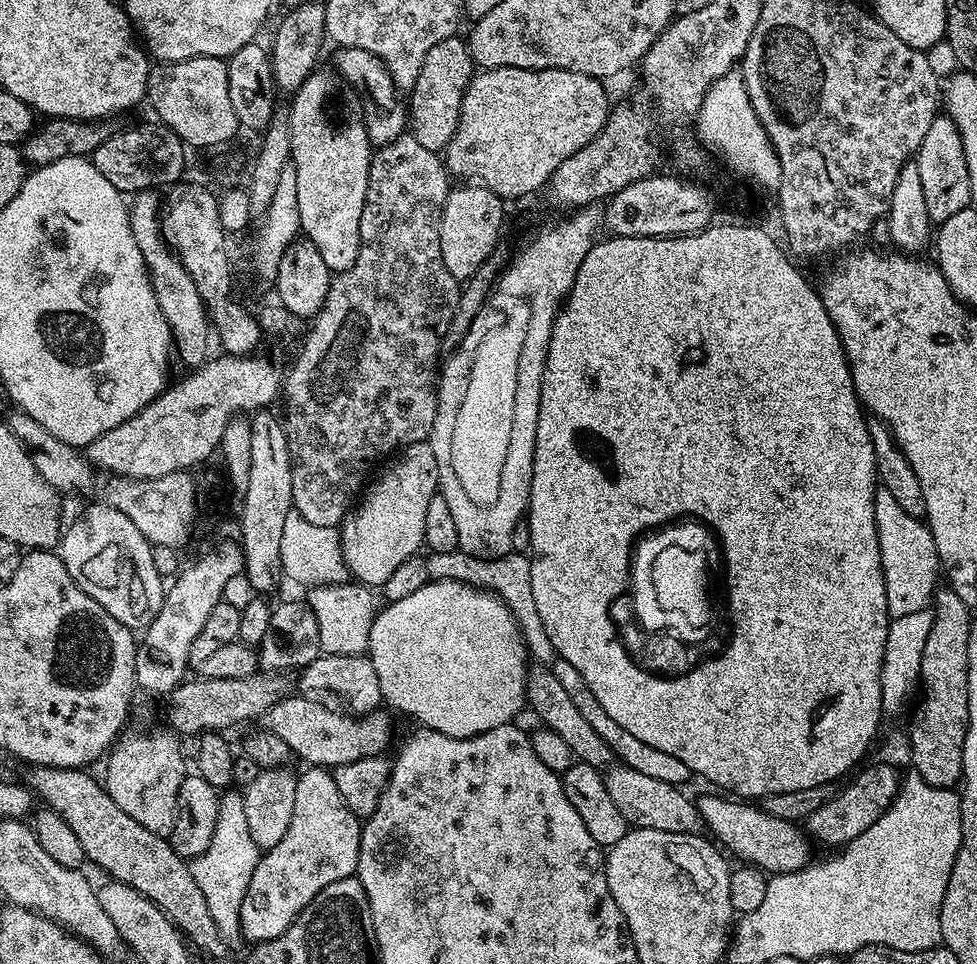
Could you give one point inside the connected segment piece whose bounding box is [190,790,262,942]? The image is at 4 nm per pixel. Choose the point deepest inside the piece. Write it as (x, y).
(223, 872)

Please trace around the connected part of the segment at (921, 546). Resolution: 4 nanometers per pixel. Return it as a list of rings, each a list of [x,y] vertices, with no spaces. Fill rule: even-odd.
[[[877,487],[876,501],[874,502],[874,518],[878,530],[878,546],[882,558],[882,574],[886,582],[886,606],[891,619],[905,617],[906,614],[917,613],[927,609],[933,603],[934,593],[937,591],[936,579],[941,579],[942,569],[938,550],[936,549],[937,537],[930,534],[927,523],[923,519],[913,518],[898,506],[898,501],[890,495],[890,490]]]

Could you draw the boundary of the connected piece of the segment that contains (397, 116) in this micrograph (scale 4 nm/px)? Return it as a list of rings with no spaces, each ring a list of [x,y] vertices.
[[[344,48],[336,56],[335,71],[344,77],[344,83],[357,93],[363,94],[372,104],[365,103],[362,108],[364,125],[368,127],[368,137],[371,138],[376,148],[386,146],[394,142],[400,136],[405,135],[410,124],[410,117],[405,101],[400,101],[401,93],[396,87],[390,70],[370,50],[358,50],[357,48]]]

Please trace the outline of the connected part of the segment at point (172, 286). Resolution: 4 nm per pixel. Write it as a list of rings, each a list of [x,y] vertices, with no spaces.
[[[156,190],[135,193],[128,204],[128,217],[134,242],[138,242],[138,250],[142,250],[142,258],[148,268],[148,277],[154,286],[154,296],[158,298],[162,314],[172,331],[175,355],[177,357],[180,355],[180,360],[184,364],[199,366],[210,356],[208,352],[210,317],[198,294],[198,286],[194,286],[194,278],[180,264],[180,259],[168,245],[164,235],[161,193]]]

